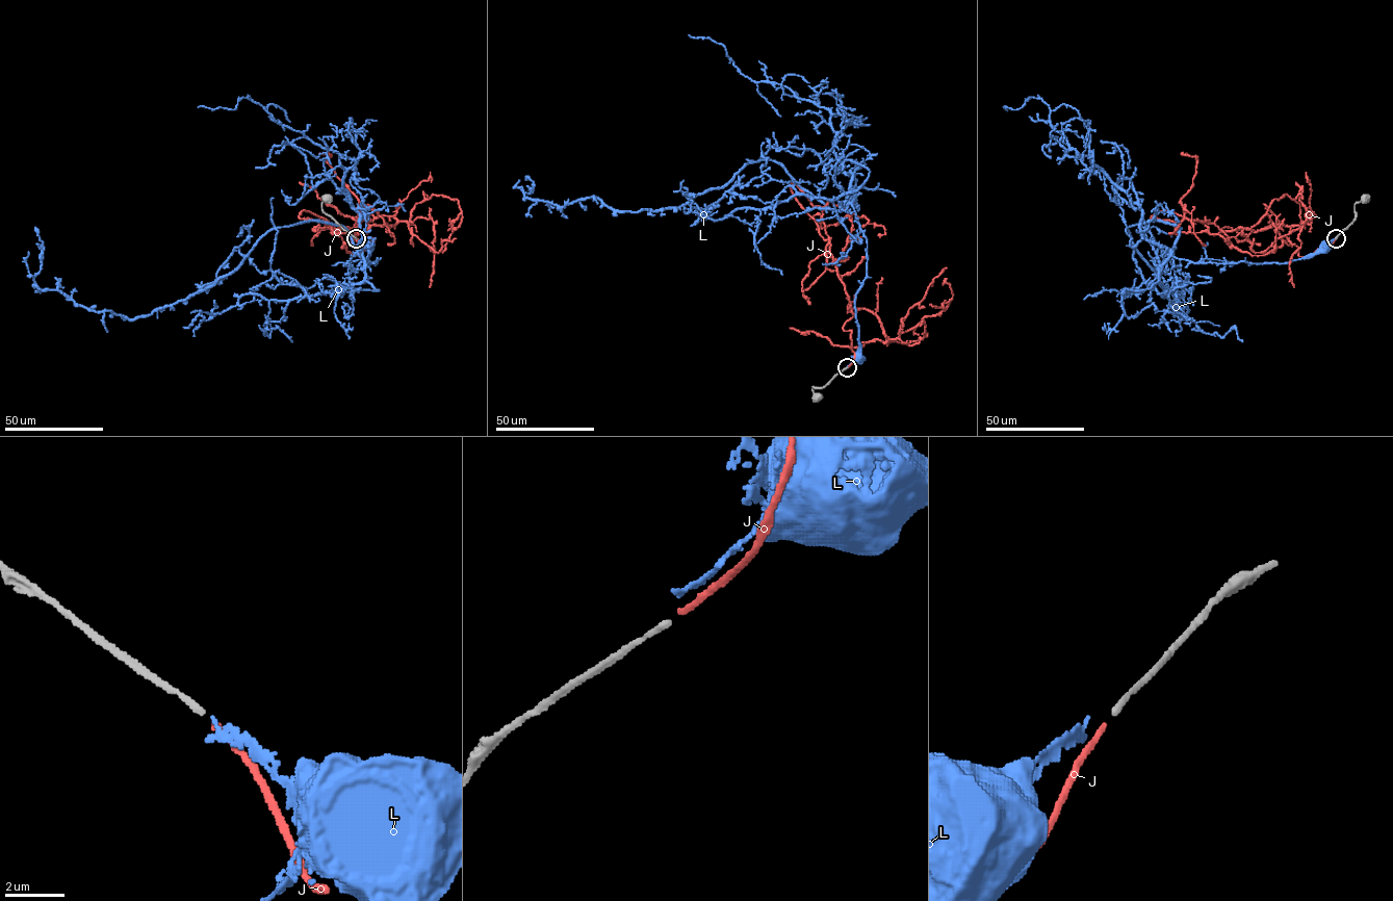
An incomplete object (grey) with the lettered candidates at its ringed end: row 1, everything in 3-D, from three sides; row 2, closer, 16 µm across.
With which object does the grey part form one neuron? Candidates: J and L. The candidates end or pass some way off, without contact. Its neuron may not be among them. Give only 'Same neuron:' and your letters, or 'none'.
Same neuron: J

